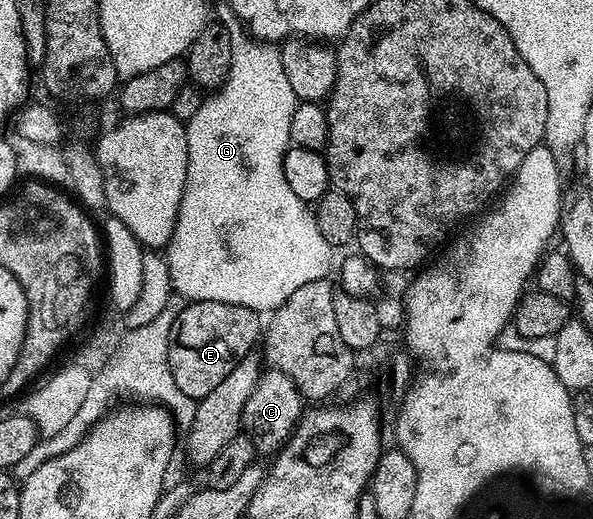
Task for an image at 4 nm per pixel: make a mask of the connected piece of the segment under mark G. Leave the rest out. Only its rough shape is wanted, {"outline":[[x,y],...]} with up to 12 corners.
{"outline":[[233,16],[185,123],[174,293],[273,312],[336,250],[284,180],[300,100]]}

